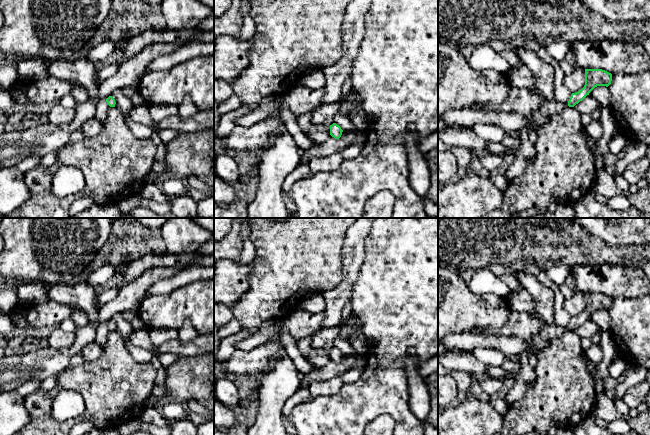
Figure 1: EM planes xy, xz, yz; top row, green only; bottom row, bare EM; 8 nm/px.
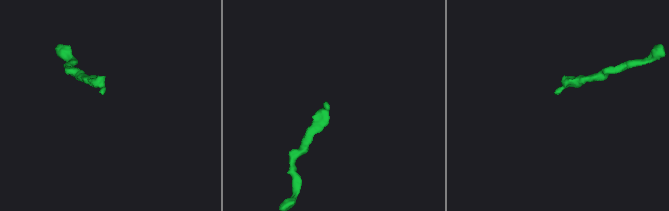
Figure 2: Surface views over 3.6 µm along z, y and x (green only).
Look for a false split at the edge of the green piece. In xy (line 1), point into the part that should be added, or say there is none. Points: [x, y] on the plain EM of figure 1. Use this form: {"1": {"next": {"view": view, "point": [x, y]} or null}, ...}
{"1": {"next": null}}

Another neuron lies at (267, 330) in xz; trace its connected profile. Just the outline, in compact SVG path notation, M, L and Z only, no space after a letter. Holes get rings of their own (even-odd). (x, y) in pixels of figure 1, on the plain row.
M268 321L263 323L258 331L249 335L246 339L237 343L236 348L250 350L271 340L278 332L280 321Z

